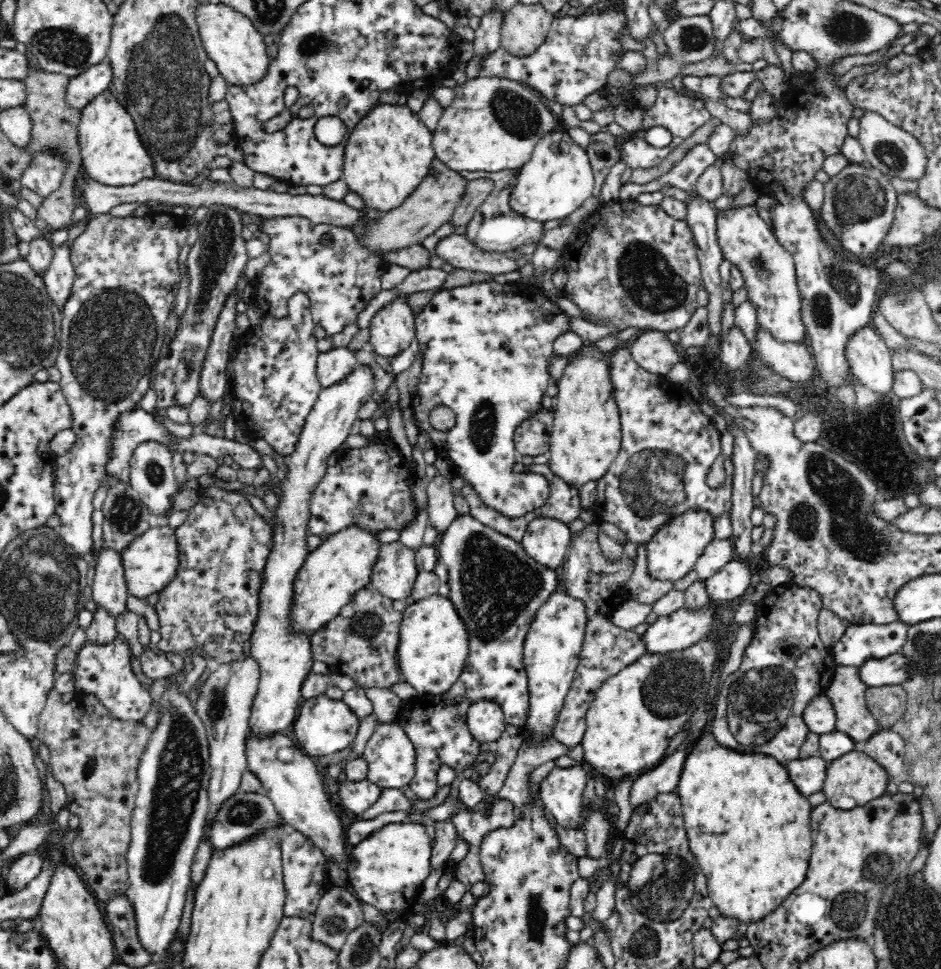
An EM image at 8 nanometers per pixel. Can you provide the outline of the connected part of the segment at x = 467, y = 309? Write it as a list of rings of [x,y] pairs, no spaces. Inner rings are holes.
[[[487,280],[486,282],[438,291],[434,294],[430,303],[422,308],[422,312],[417,312],[414,315],[414,329],[416,329],[416,339],[419,342],[419,348],[422,348],[422,368],[410,408],[414,412],[416,426],[420,431],[427,432],[437,456],[450,457],[456,463],[456,469],[452,477],[462,476],[465,482],[470,481],[478,489],[478,493],[486,501],[486,505],[490,505],[490,507],[498,509],[500,513],[510,517],[523,515],[525,512],[530,512],[546,504],[549,495],[549,482],[544,474],[529,476],[512,472],[512,465],[518,462],[515,454],[515,432],[520,424],[526,423],[534,415],[541,414],[540,411],[543,410],[542,402],[544,402],[544,396],[546,396],[546,390],[548,390],[548,382],[550,382],[550,369],[548,368],[550,368],[550,358],[555,354],[554,342],[558,340],[558,336],[562,336],[566,332],[573,332],[573,317],[560,304],[553,302],[548,294],[544,294],[542,290],[534,285],[523,288],[520,283],[499,284],[493,280]],[[439,407],[447,407],[453,412],[454,423],[451,429],[437,429],[431,424],[431,413]]]

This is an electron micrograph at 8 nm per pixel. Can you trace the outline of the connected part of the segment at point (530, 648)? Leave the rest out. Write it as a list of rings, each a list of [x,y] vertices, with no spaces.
[[[559,590],[550,594],[540,605],[529,624],[523,644],[523,666],[528,685],[528,706],[521,726],[525,748],[544,745],[554,738],[556,720],[579,661],[584,627],[584,605]]]

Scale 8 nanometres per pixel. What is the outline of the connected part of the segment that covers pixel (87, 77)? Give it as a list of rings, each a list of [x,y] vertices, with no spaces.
[[[108,60],[90,67],[86,72],[75,77],[69,77],[65,90],[67,106],[76,112],[82,112],[93,98],[108,90],[112,80],[112,71]]]

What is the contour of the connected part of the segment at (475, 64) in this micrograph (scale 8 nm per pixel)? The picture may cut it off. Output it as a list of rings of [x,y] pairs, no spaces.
[[[498,7],[488,11],[481,18],[473,40],[474,58],[466,66],[465,73],[468,79],[478,76],[480,62],[482,62],[484,55],[496,50],[500,45],[504,16],[504,11]]]

